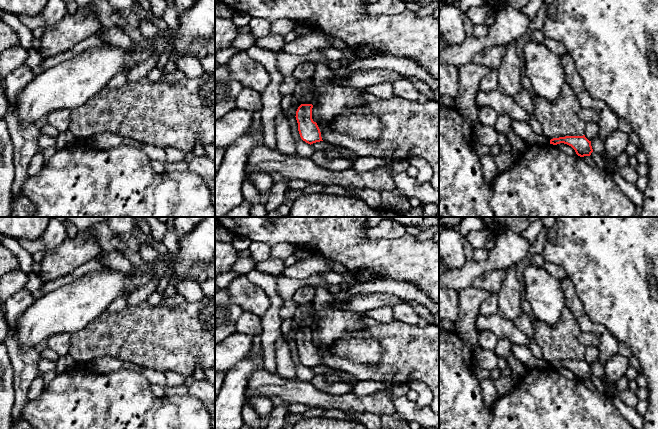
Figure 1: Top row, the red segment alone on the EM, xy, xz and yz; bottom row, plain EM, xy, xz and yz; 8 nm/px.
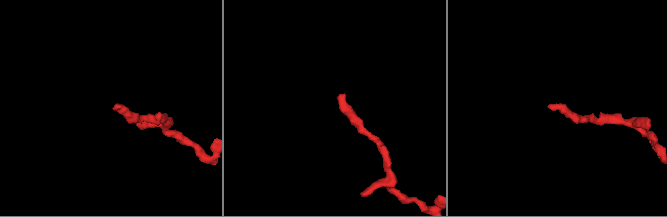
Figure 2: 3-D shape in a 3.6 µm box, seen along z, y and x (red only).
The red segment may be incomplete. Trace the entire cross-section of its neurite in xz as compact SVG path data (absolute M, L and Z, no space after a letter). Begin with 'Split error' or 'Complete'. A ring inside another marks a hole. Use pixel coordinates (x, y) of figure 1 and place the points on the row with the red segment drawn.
Complete. M301 104L295 116L301 139L310 145L323 141L319 127L312 119L312 108L312 104Z

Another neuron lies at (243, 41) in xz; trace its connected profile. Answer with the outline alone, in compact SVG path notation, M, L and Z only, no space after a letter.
M239 34L232 43L232 46L239 51L246 51L256 44L256 38L250 34Z

